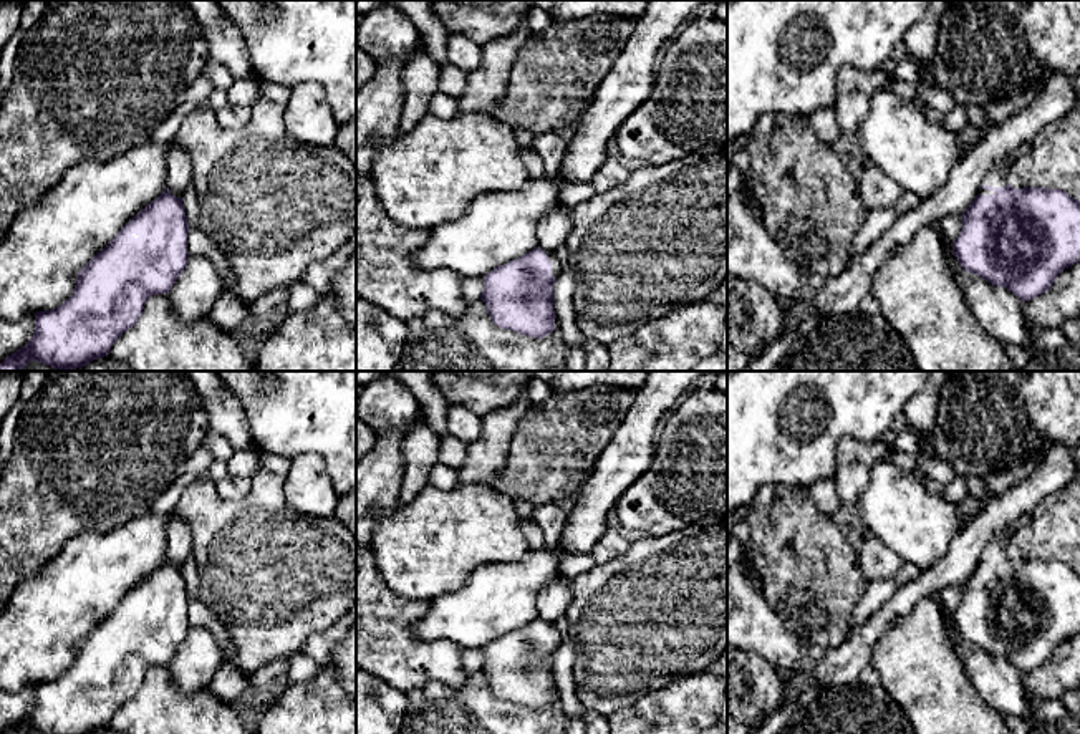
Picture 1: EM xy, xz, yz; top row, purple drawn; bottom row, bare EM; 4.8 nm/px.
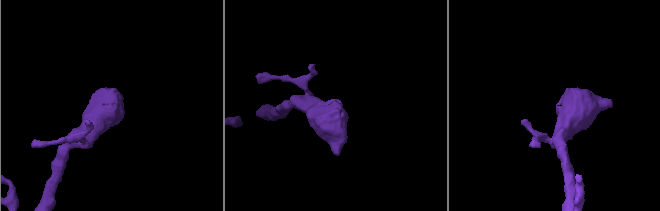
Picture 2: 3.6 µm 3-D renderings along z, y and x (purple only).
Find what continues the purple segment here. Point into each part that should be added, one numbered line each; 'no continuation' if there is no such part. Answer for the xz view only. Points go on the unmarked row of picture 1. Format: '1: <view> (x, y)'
1: xz (555, 637)

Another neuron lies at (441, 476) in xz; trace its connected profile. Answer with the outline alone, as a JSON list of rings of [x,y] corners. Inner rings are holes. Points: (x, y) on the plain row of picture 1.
[[[437,462],[429,476],[429,484],[439,489],[452,489],[459,484],[459,471]]]

